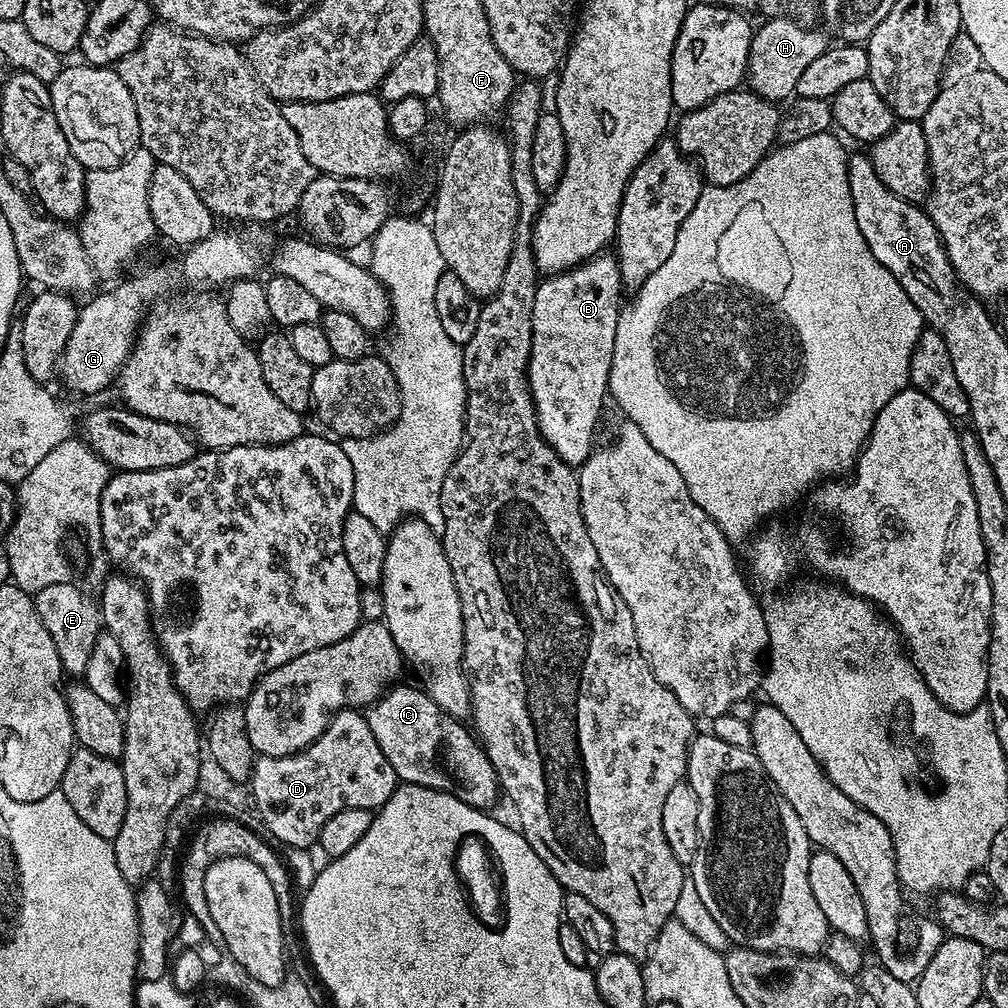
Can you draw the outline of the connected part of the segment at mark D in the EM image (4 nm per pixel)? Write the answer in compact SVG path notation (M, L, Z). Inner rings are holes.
M345 706L329 719L320 737L301 752L296 752L292 756L257 755L252 766L250 787L259 812L259 823L262 822L268 827L267 835L273 841L281 840L288 848L308 848L319 841L322 826L326 826L326 821L334 818L338 810L378 810L392 797L398 787L398 781L394 766L386 762L386 754L382 754L378 741L370 731L367 715L363 711Z

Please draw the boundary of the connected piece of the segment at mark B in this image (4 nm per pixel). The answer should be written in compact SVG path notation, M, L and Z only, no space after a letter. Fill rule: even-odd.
M612 254L594 256L576 268L541 279L536 286L528 389L542 438L573 466L583 464L597 443L596 423L604 396L606 400L609 395L614 338L622 311L620 292L620 268Z

